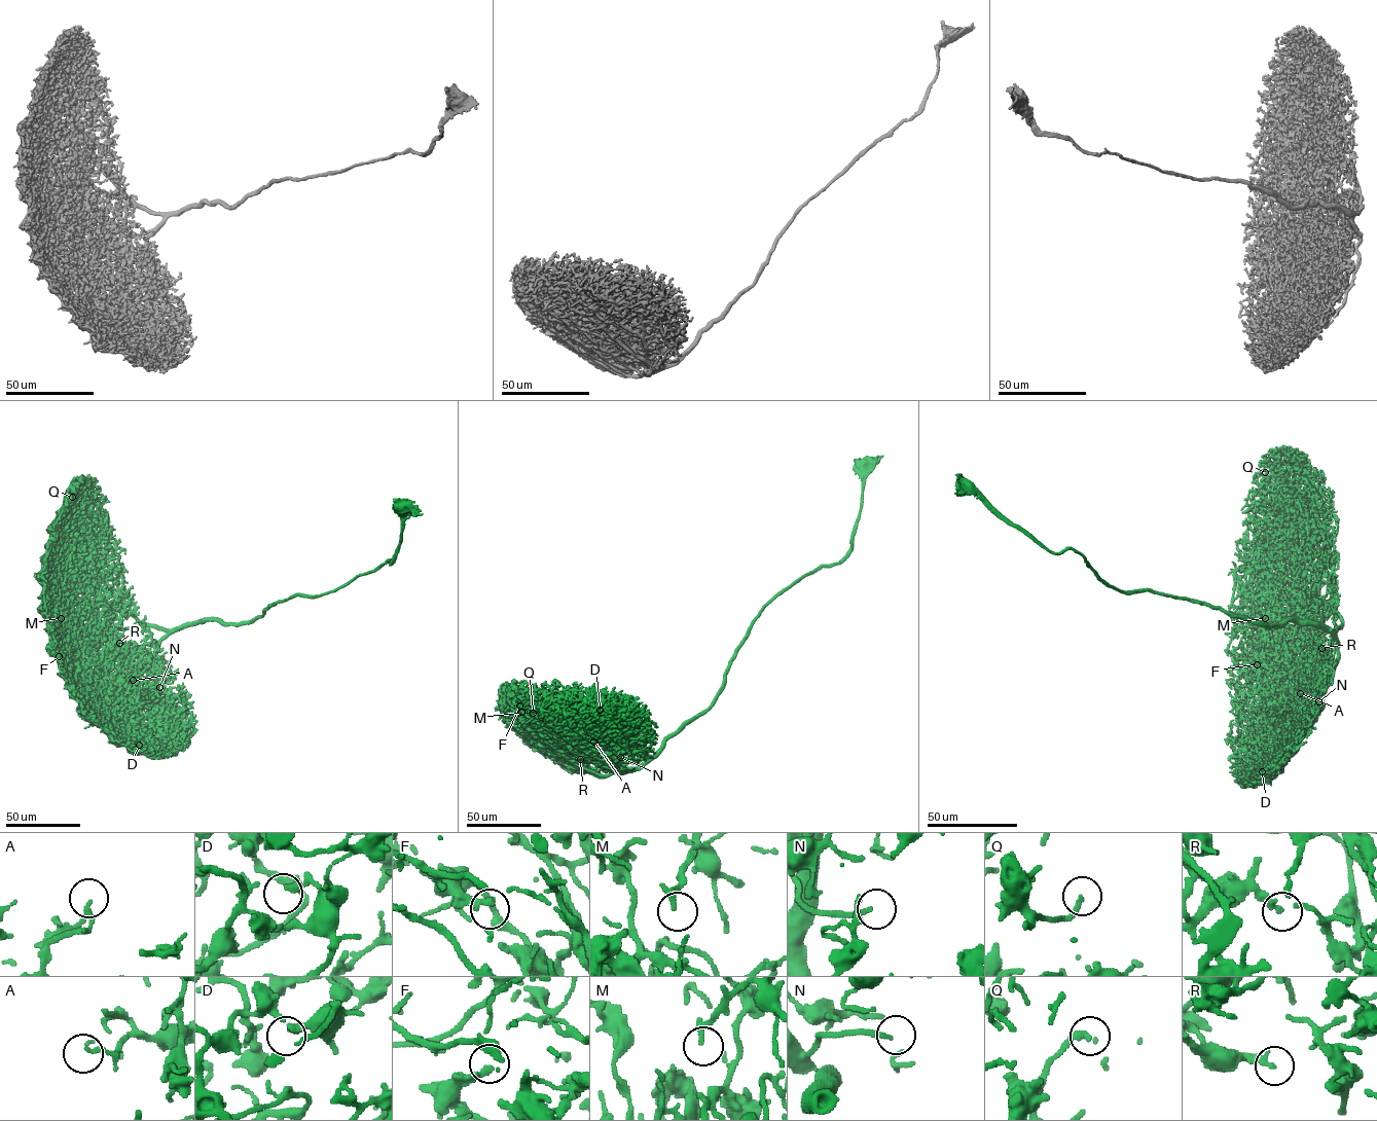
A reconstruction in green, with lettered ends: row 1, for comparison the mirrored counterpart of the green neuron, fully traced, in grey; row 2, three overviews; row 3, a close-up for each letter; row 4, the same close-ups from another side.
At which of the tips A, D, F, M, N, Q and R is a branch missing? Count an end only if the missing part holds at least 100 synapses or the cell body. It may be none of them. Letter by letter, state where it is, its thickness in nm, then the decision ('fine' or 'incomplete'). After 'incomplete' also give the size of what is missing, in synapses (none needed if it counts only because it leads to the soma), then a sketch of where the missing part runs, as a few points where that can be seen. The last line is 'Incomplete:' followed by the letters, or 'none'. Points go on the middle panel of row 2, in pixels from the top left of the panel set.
A: place (593, 742); calibre 170 nm; fine
D: place (600, 710); calibre 240 nm; fine
F: place (519, 706); calibre 240 nm; fine
M: place (521, 712); calibre 240 nm; fine
N: place (620, 757); calibre 190 nm; incomplete; 100 synapses; course (620, 757), (630, 760), (636, 757), (633, 754)
Q: place (533, 713); calibre 200 nm; fine
R: place (580, 759); calibre 240 nm; fine
Incomplete: N

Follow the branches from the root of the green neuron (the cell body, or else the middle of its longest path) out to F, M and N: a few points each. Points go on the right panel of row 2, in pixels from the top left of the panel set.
F: (966, 484), (1047, 549), (1079, 552), (1118, 590), (1188, 599), (1259, 623), (1340, 627), (1301, 657), (1257, 664)
M: (966, 484), (1118, 590), (1340, 627), (1318, 636), (1284, 611), (1265, 618)
N: (966, 484), (1047, 549), (1079, 552), (1118, 590), (1188, 599), (1259, 623), (1324, 626), (1338, 659), (1318, 701)

